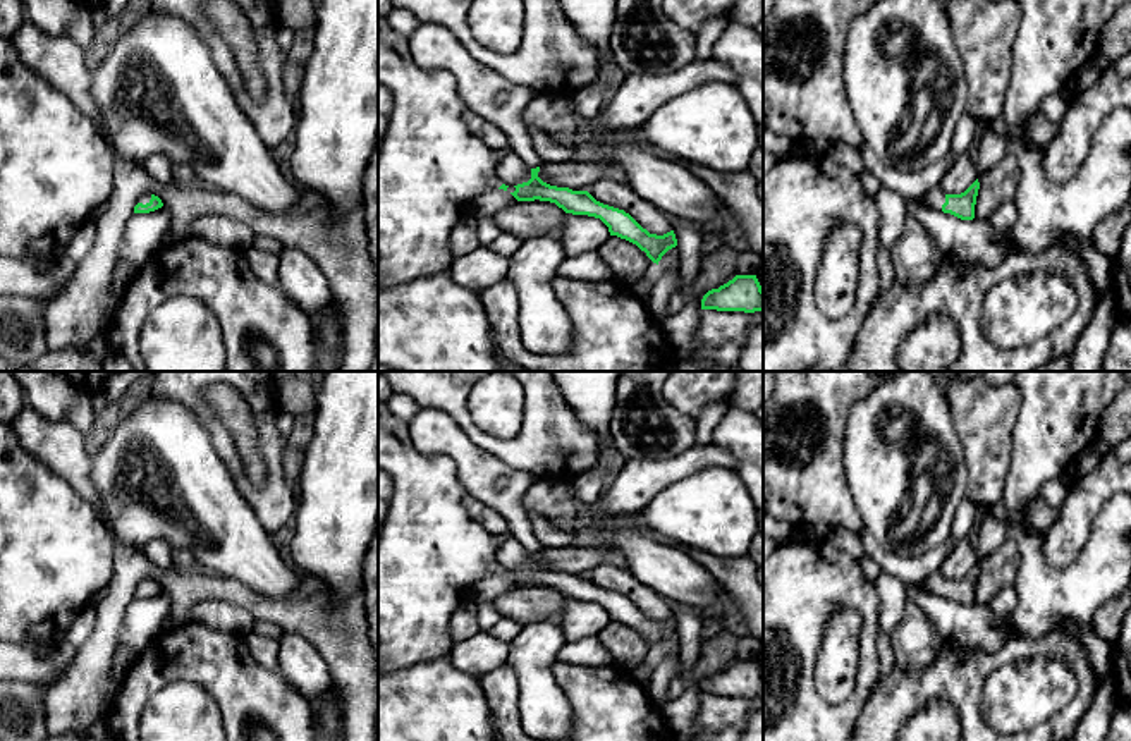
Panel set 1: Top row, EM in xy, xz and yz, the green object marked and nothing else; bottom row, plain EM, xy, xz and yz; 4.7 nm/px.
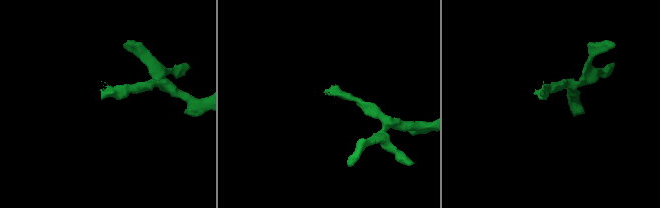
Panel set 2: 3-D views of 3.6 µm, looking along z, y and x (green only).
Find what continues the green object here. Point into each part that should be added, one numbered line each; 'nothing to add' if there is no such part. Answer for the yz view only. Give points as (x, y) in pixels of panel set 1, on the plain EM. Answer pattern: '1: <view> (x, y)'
1: yz (935, 583)

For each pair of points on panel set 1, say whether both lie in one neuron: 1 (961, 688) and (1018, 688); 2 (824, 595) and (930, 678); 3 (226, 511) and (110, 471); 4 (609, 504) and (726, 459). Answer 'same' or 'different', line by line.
1: different
2: different
3: same
4: same

